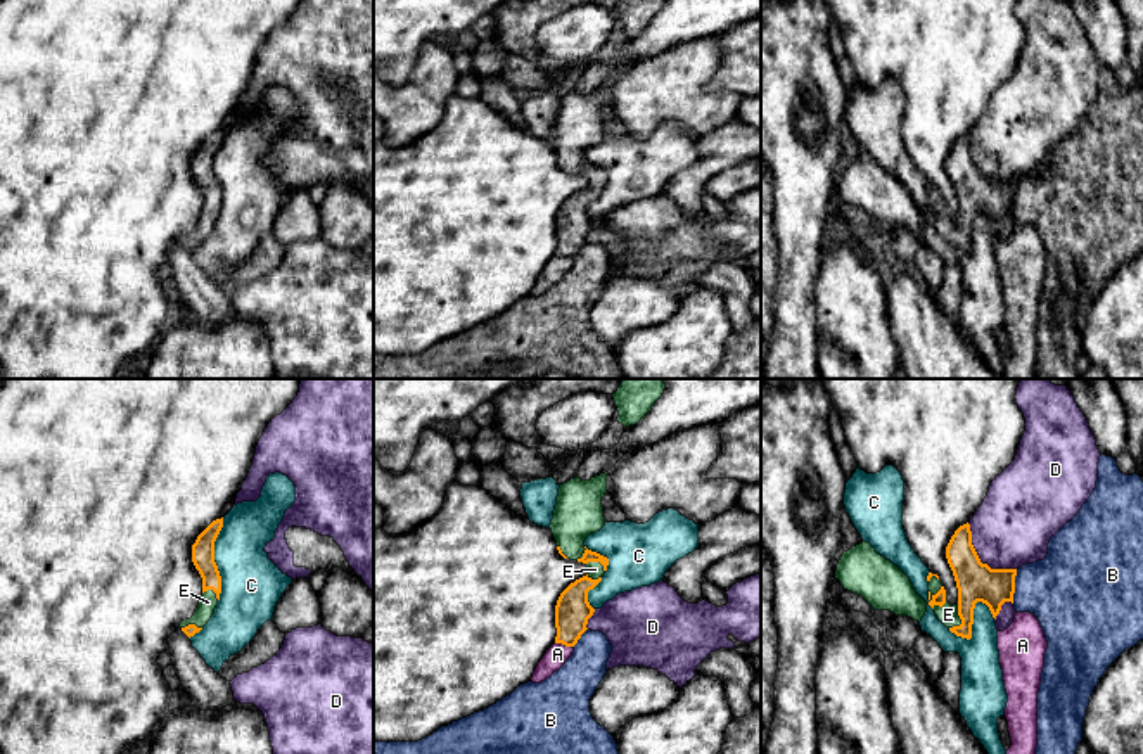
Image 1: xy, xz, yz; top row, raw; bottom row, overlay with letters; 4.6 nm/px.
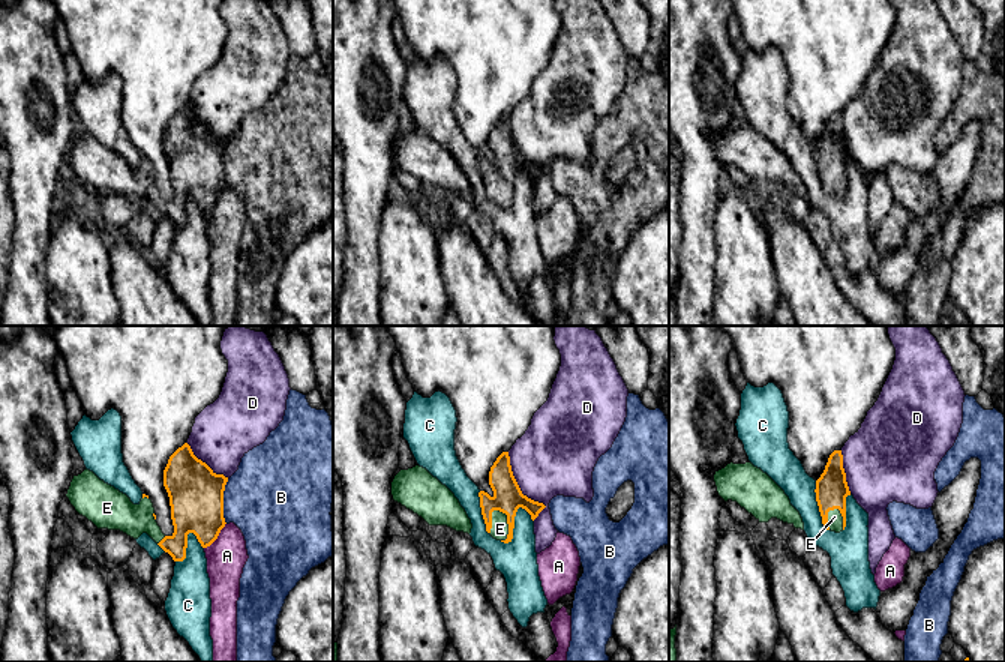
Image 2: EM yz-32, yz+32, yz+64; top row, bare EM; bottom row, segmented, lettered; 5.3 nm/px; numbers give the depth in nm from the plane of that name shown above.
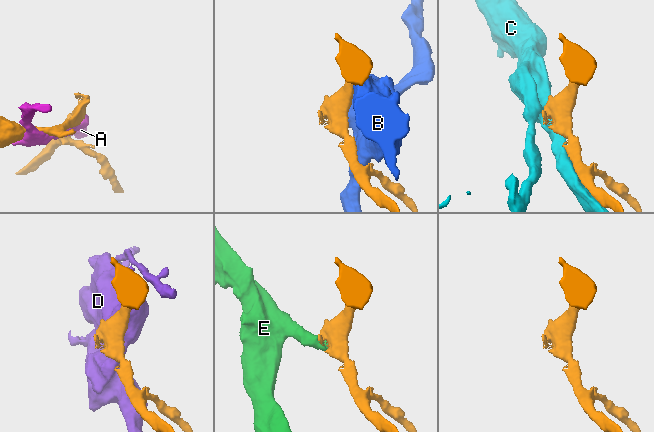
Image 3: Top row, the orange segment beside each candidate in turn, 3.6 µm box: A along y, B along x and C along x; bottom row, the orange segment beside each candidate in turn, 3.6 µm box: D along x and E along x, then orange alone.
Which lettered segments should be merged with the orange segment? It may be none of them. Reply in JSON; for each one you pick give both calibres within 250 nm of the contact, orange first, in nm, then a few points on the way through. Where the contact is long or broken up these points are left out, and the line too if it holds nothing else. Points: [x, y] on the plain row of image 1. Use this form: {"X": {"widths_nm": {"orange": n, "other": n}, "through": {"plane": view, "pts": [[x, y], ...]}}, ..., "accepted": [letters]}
{"E": {"widths_nm": {"orange": 190, "other": 100}, "through": {"plane": "yz", "pts": [[976, 194], [960, 230], [948, 227]]}}, "accepted": ["E"]}

